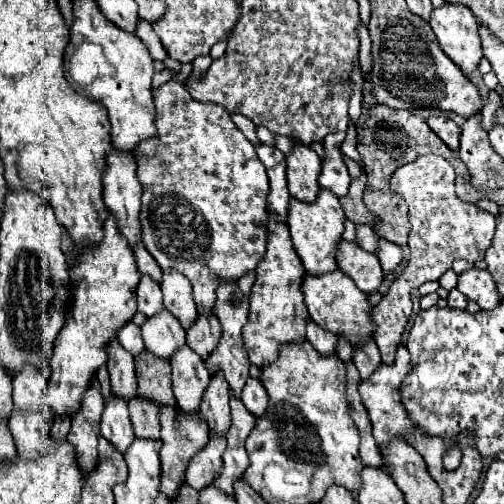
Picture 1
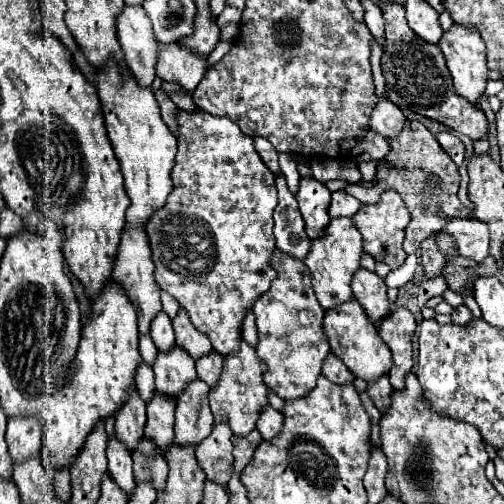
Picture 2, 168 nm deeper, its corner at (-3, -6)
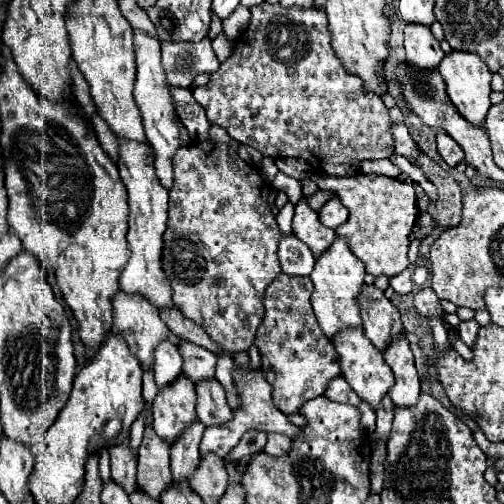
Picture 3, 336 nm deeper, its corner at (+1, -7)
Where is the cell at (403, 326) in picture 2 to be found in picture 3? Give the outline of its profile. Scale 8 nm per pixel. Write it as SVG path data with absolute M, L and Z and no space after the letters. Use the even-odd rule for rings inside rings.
M401 334L385 352L385 362L391 366L395 374L395 386L389 390L389 398L393 400L395 408L409 408L415 406L421 394L421 382L417 376L417 368L413 362L413 354L405 334Z

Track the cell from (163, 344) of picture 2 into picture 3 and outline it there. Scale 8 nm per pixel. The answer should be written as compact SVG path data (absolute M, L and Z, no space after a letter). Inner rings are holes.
M163 342L159 348L155 348L155 364L153 364L153 374L155 374L155 384L159 390L167 388L173 380L181 376L181 354L175 344Z

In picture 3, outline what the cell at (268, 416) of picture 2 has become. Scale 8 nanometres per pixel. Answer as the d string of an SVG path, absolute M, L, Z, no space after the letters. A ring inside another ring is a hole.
M269 434L269 440L267 440L267 446L265 446L265 452L279 458L283 454L287 454L291 450L291 440L283 434Z

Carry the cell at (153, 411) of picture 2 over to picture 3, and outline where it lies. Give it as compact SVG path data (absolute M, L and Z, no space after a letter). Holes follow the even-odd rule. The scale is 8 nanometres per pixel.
M153 428L145 430L139 462L137 462L137 484L153 500L171 486L171 468L169 468L169 446L155 436Z

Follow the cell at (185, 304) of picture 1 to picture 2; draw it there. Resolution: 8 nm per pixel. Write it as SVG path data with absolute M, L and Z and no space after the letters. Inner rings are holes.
M183 307L179 309L179 313L173 319L173 329L175 329L175 341L179 347L183 347L193 359L203 357L211 351L211 341L209 337L205 337L189 319L187 311L183 311Z

